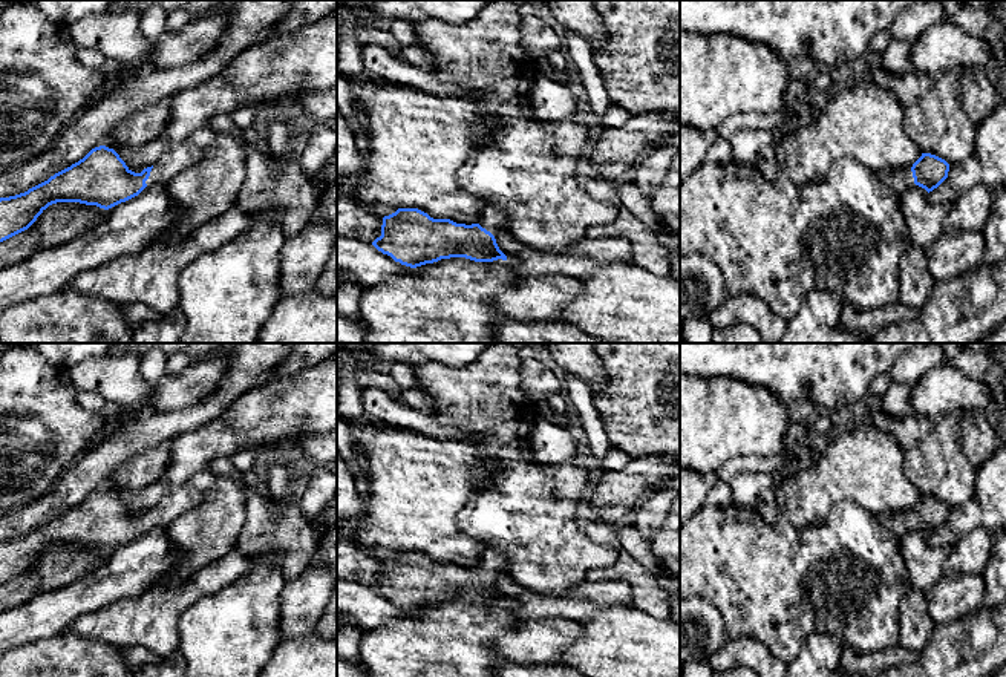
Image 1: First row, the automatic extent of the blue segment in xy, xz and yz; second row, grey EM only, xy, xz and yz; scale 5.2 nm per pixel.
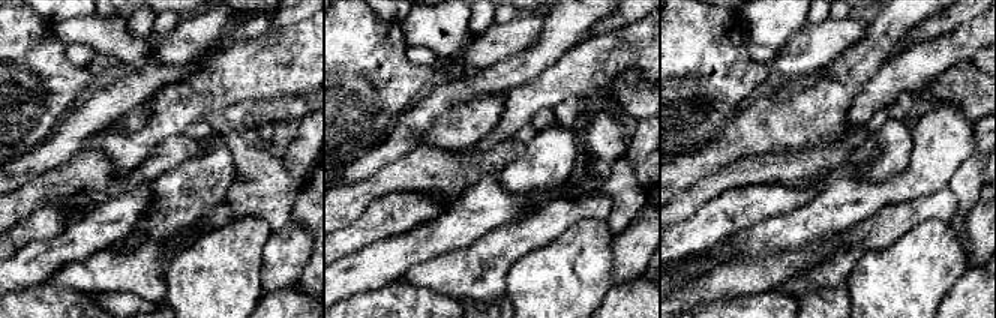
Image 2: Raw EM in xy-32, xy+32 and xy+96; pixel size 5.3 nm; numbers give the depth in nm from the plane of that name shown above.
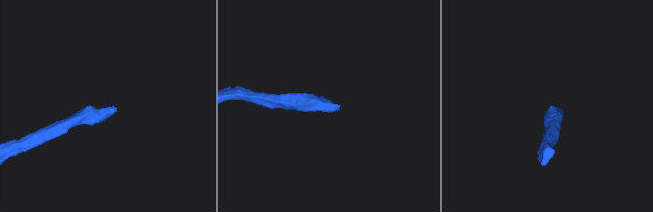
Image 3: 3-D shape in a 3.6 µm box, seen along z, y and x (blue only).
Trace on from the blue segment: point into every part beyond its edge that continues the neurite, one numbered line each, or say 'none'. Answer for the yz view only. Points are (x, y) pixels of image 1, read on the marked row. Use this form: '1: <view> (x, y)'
1: yz (899, 179)

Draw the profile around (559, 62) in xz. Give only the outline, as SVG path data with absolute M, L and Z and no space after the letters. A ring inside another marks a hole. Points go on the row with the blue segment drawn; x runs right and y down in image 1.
M563 49L553 51L548 57L550 64L557 72L565 72L570 67L570 60Z

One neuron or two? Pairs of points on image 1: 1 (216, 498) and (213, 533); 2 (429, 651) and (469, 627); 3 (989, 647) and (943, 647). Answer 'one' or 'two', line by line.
1: one
2: one
3: one

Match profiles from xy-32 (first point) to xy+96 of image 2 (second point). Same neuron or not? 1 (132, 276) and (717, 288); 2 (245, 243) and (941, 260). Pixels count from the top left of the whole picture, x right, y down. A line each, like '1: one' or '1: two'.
1: two
2: one

